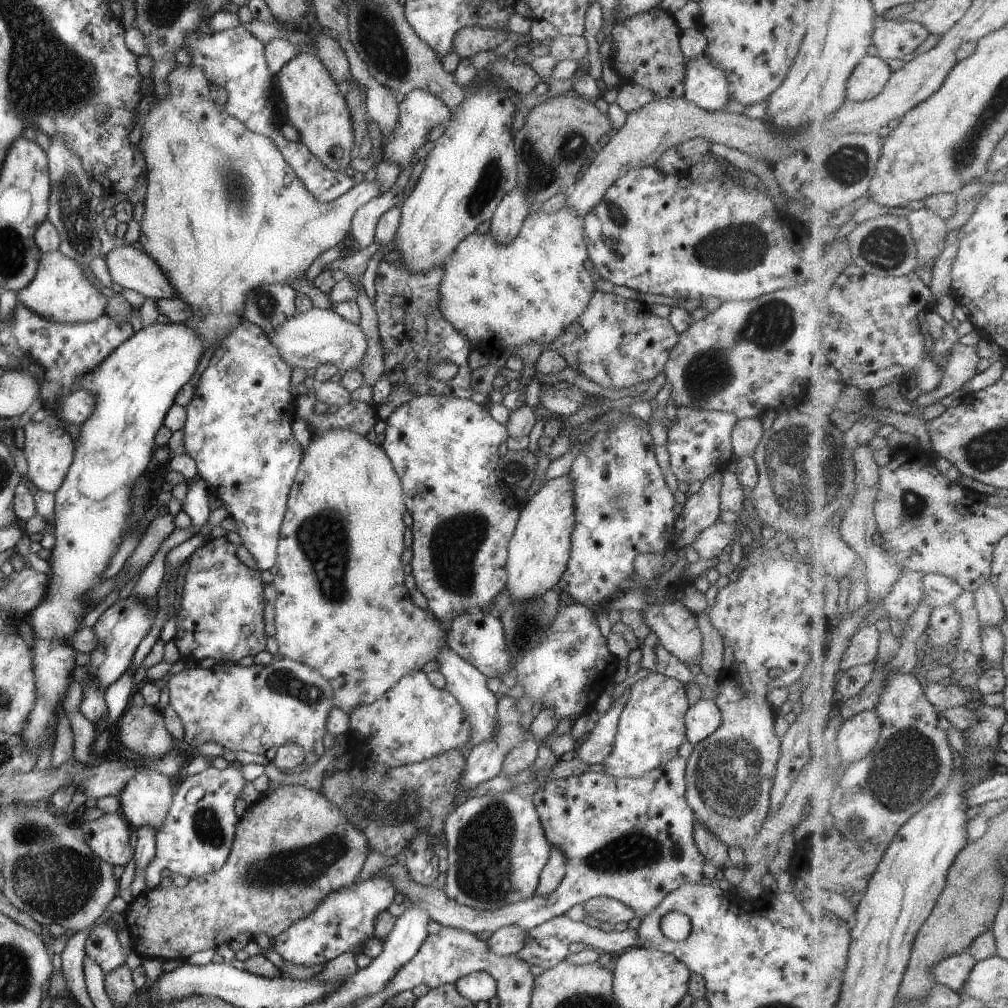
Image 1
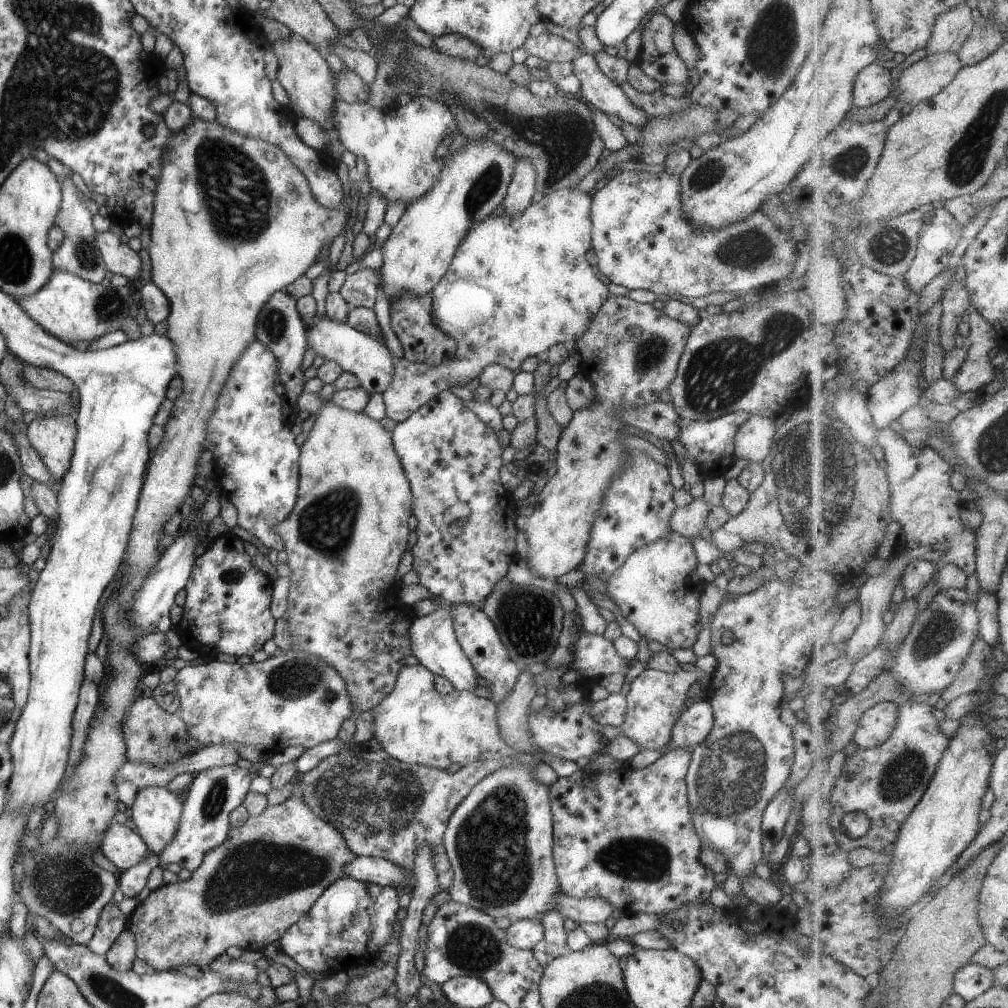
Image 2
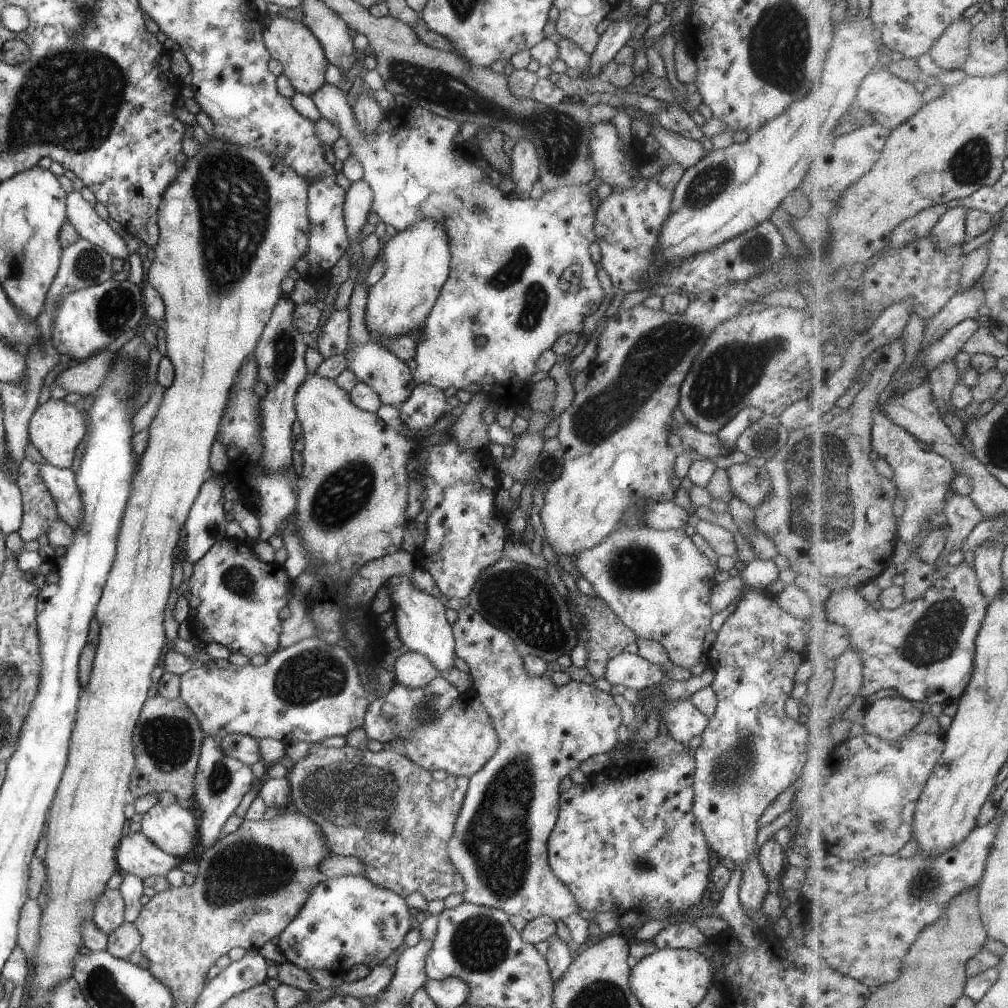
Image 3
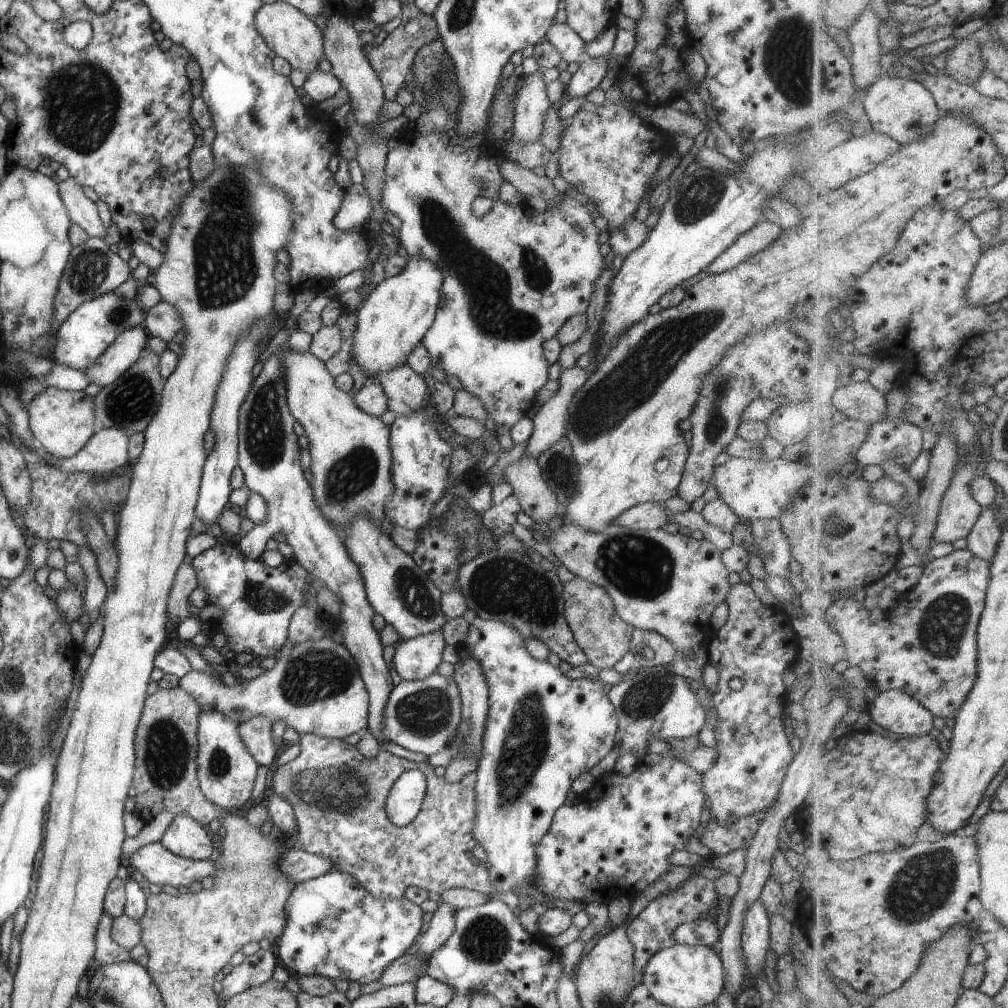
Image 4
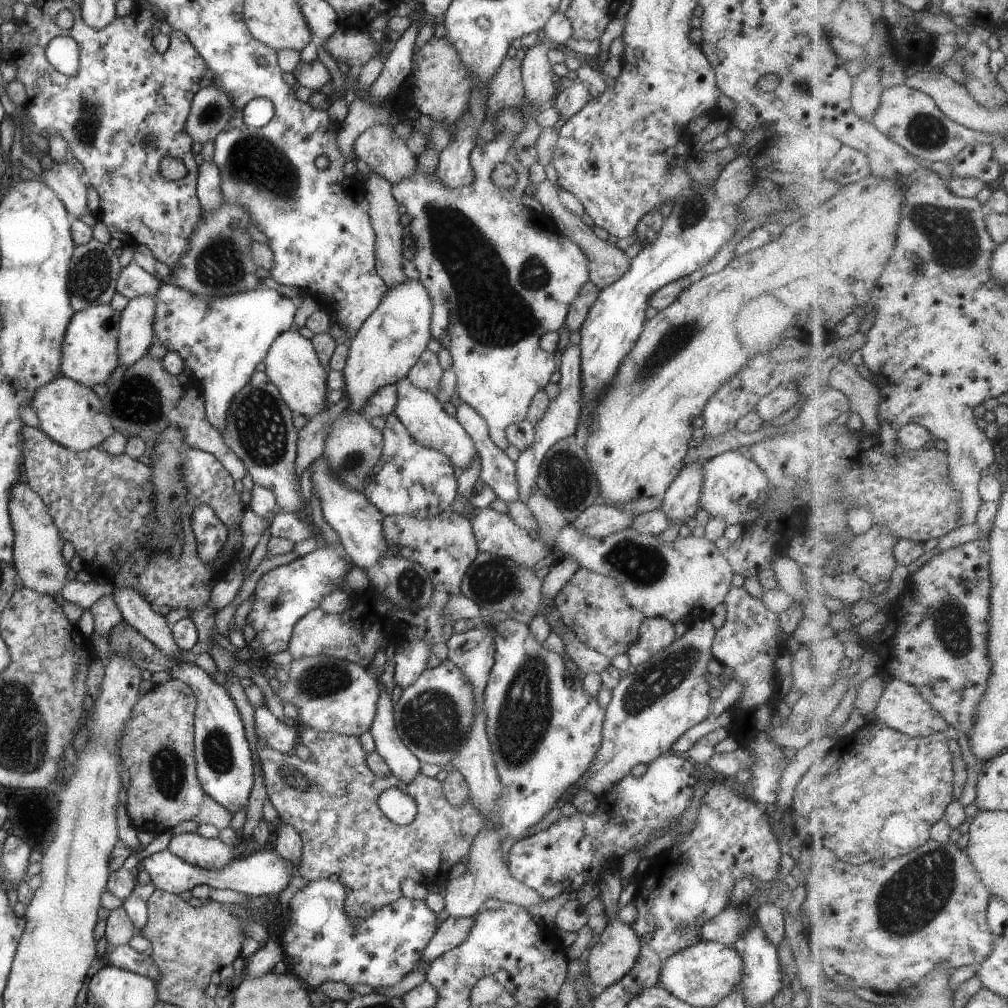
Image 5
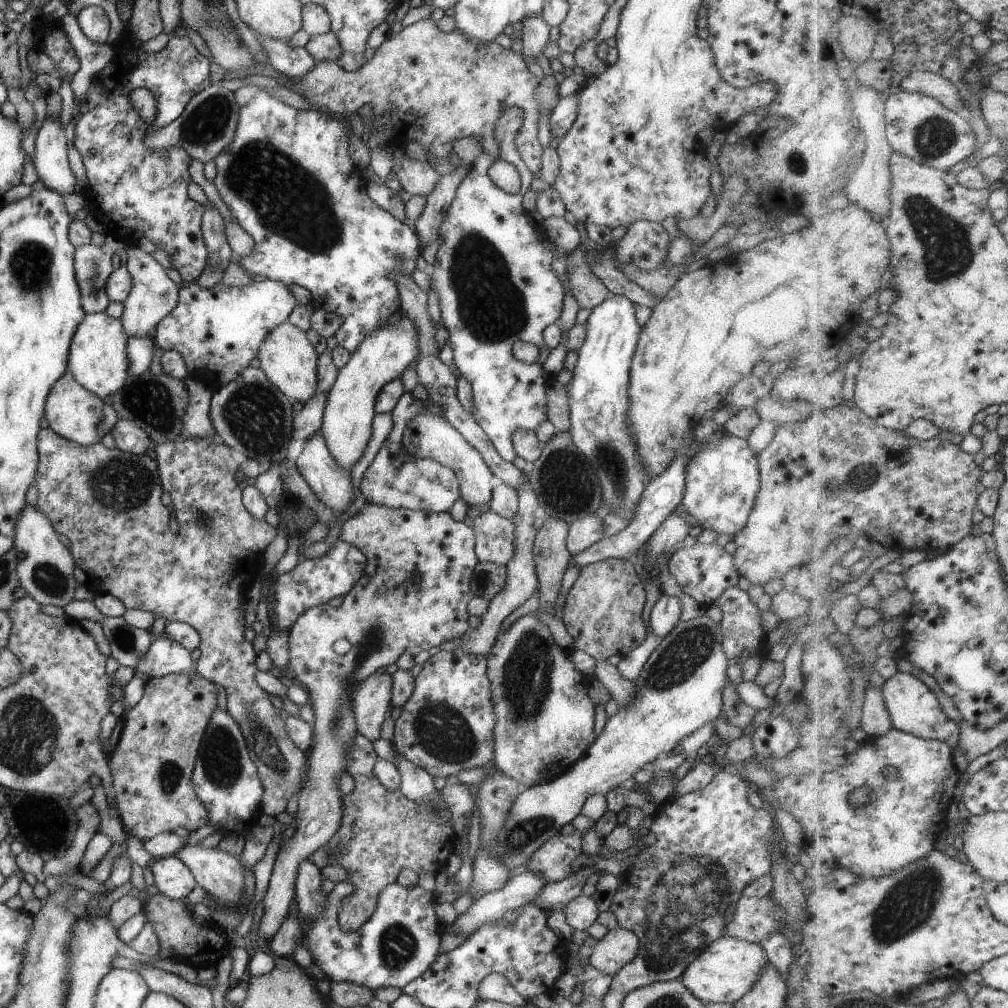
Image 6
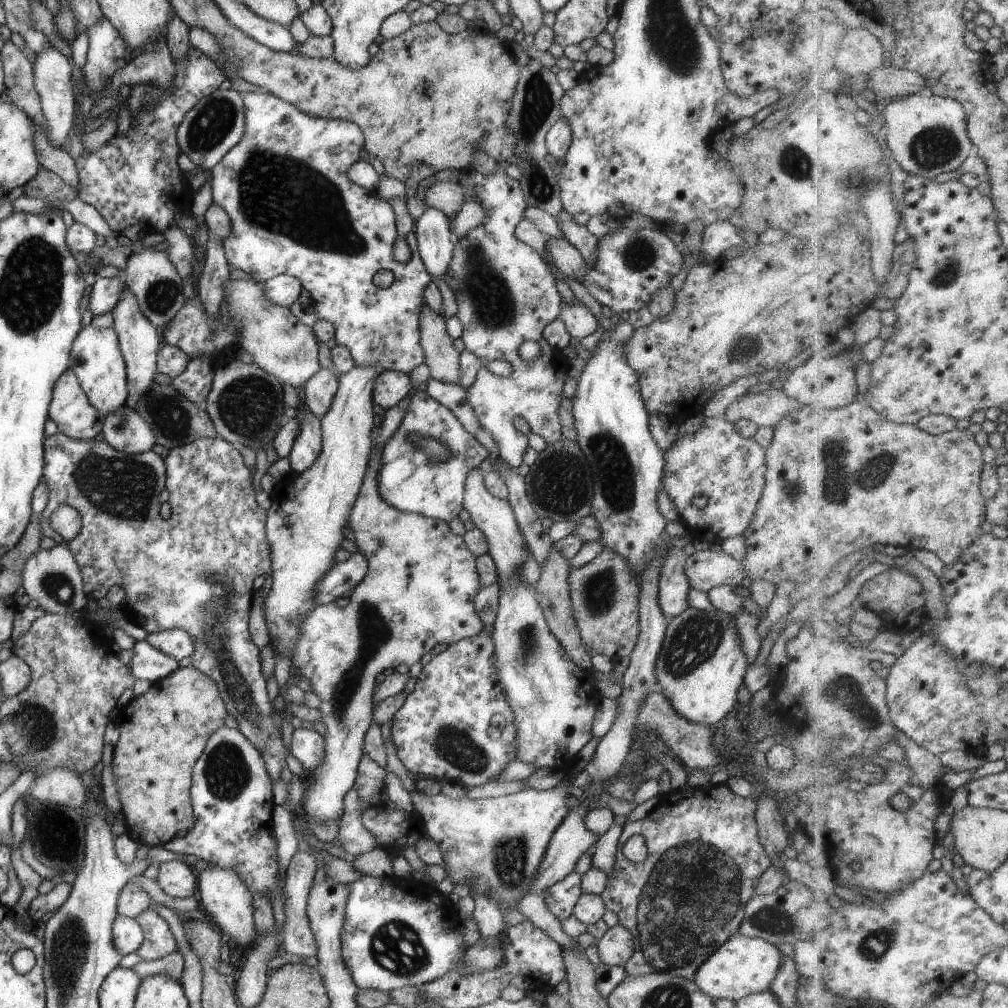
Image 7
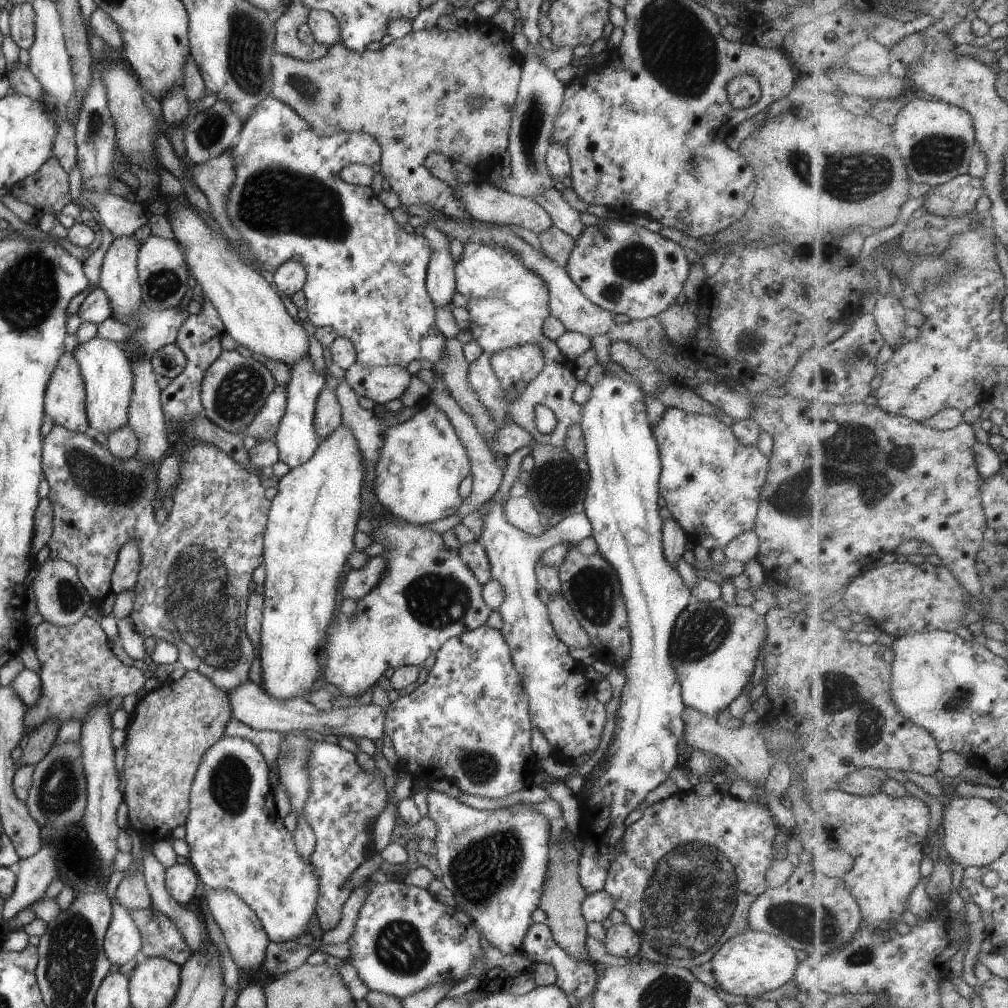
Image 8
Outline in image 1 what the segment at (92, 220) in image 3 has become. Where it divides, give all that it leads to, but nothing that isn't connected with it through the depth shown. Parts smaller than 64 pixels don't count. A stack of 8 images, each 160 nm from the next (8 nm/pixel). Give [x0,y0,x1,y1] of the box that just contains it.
[102,243,176,299]

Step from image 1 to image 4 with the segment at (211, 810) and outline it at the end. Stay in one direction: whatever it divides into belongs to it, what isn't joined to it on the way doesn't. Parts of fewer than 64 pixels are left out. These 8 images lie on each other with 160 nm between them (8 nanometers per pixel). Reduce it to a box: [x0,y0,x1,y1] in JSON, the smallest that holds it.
[196,710,258,811]

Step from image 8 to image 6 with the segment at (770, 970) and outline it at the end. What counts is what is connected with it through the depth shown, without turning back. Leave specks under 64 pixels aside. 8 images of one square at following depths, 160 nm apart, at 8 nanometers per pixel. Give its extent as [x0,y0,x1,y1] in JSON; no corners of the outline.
[681,937,766,1004]

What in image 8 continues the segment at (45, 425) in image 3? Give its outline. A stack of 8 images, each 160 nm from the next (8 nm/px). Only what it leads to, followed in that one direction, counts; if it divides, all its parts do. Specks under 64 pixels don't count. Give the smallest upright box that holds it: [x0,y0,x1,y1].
[44,353,90,433]

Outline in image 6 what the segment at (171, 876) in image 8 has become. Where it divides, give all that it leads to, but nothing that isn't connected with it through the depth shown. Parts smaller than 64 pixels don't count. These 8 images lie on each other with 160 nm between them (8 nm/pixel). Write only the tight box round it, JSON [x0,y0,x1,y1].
[149,855,196,900]

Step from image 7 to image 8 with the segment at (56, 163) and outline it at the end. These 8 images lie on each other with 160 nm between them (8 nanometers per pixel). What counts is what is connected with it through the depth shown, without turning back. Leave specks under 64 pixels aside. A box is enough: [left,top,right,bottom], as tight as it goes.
[82,188,148,239]

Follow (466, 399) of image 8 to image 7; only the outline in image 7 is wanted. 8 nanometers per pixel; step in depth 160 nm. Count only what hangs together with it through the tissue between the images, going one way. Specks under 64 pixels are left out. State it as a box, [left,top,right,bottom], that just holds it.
[417,304,459,384]

